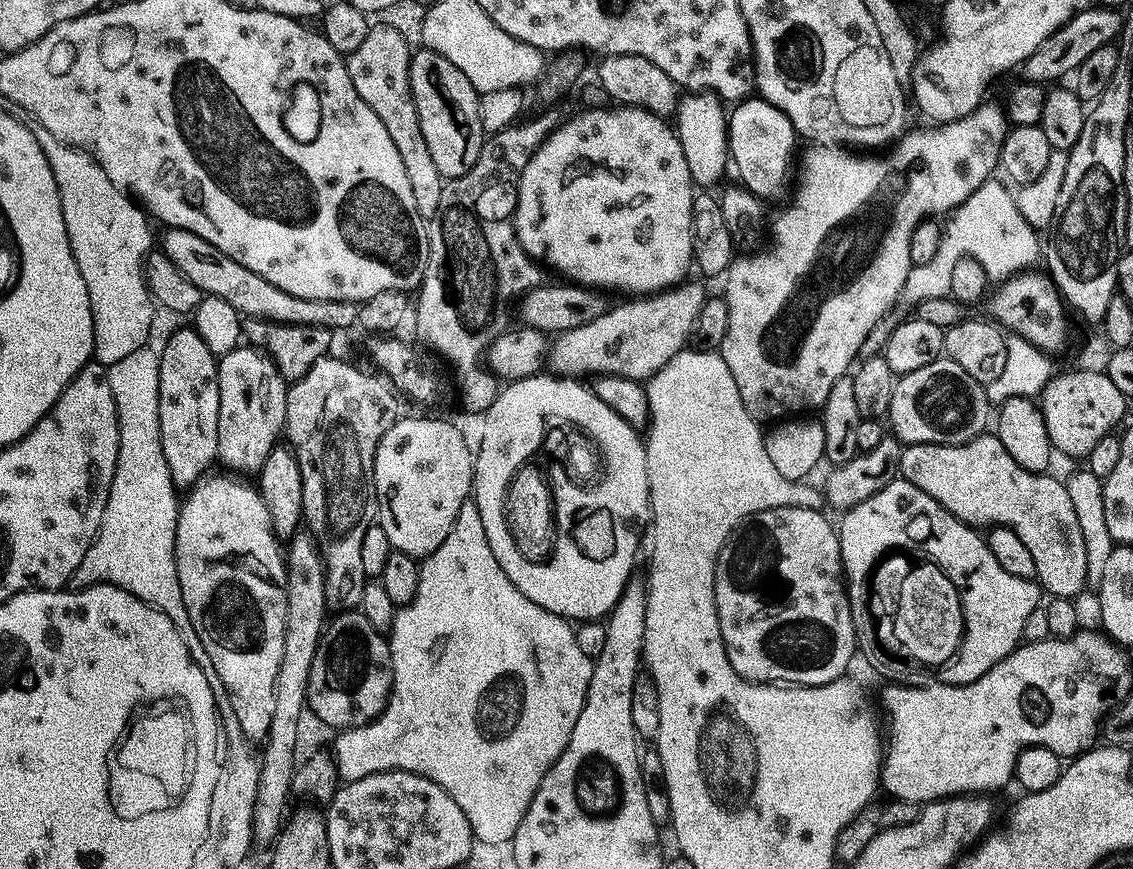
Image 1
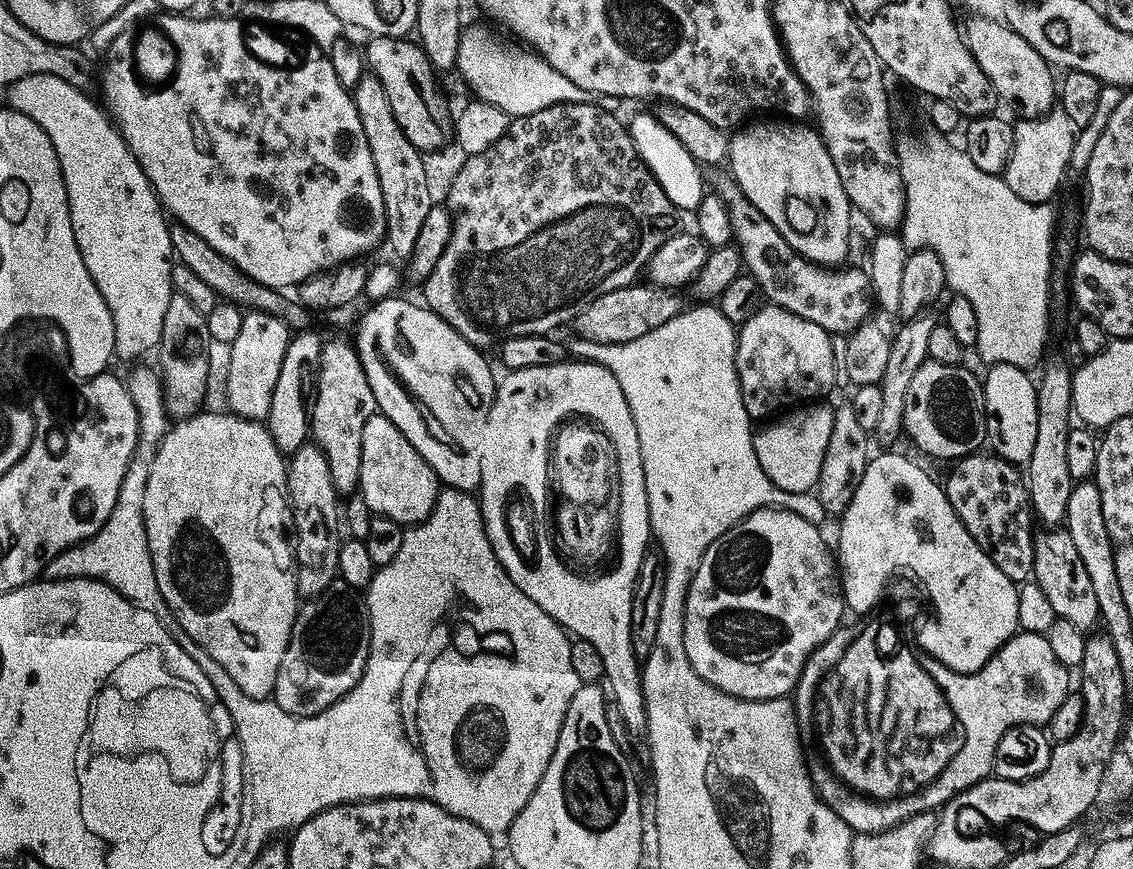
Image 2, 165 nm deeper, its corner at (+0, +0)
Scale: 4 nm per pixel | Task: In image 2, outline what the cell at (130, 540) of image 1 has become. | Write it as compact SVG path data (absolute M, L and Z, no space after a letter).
M140 368L133 372L127 381L131 398L134 400L135 408L139 412L139 445L136 448L135 458L132 459L127 468L126 478L123 479L122 489L119 490L118 502L114 506L114 514L106 522L106 526L93 538L76 548L66 550L58 554L44 568L43 579L51 582L54 580L101 580L103 584L109 584L118 594L122 594L132 604L136 604L142 610L154 614L166 626L166 630L198 662L201 668L204 664L213 664L214 658L206 654L182 630L182 626L174 618L166 598L158 590L158 574L154 574L154 562L150 554L150 542L146 538L146 485L150 478L150 466L160 449L162 441L170 431L170 417L166 410L164 400L164 388L161 375L153 368Z

